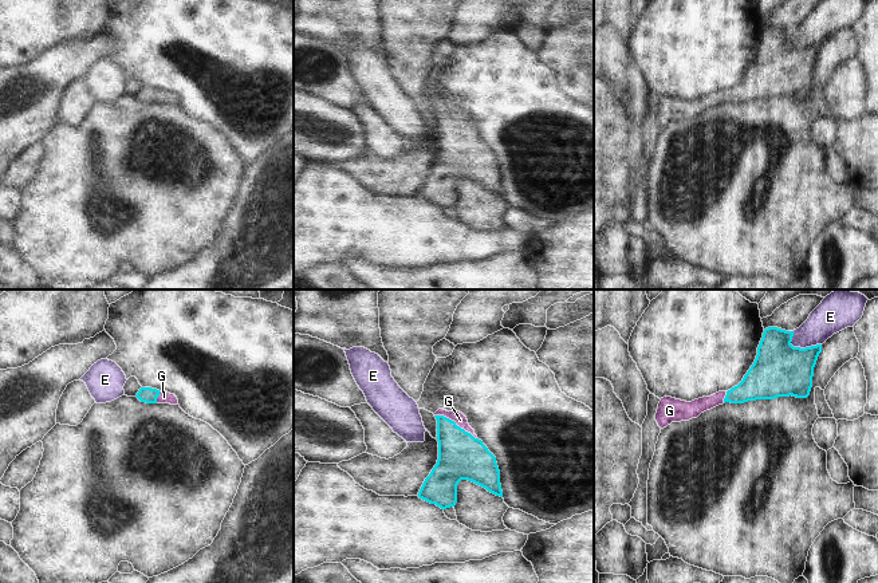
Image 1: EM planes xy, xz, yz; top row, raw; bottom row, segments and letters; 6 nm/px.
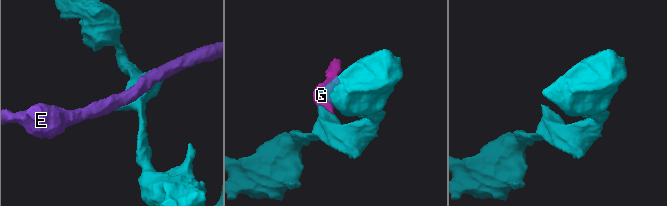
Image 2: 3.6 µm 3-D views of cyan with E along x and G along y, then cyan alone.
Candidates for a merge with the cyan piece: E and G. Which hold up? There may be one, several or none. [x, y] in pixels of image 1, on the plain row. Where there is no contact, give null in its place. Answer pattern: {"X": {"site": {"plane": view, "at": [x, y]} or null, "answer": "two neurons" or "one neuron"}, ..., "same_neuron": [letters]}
{"E": {"site": {"plane": "yz", "at": [799, 47]}, "answer": "two neurons"}, "G": {"site": {"plane": "xz", "at": [455, 123]}, "answer": "one neuron"}, "same_neuron": ["G"]}

